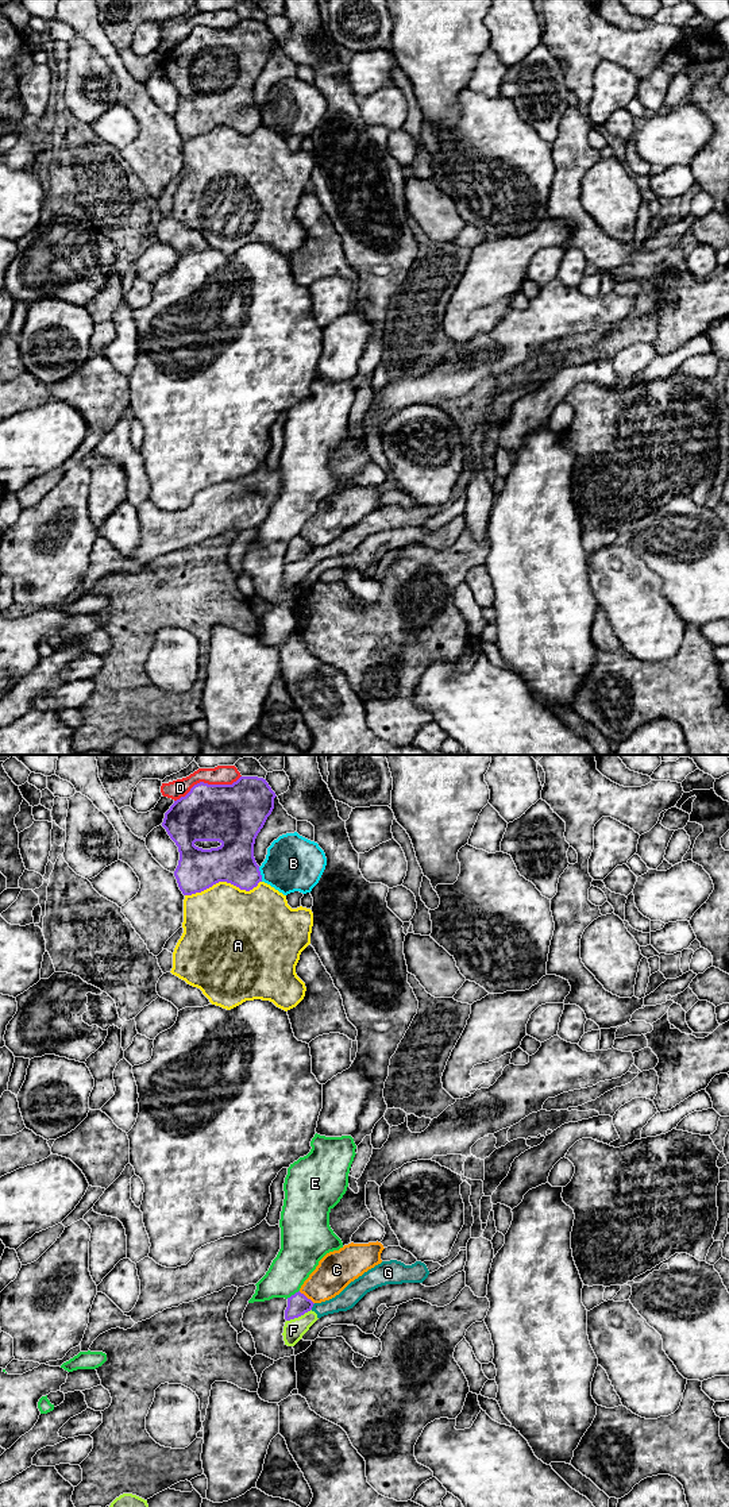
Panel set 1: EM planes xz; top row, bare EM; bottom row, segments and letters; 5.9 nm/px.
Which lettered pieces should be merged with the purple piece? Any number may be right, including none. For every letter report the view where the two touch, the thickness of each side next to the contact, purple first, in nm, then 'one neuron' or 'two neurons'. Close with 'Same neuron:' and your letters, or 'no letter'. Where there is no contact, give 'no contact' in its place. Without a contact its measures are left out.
A: xz | 240/460 nm | two neurons
B: xz | 240/340 nm | two neurons
C: xz | 130/220 nm | two neurons
D: xz | 360/110 nm | two neurons
E: xz | 130/240 nm | two neurons
F: xz | 130/130 nm | two neurons
G: xz | 130/110 nm | two neurons
Same neuron: no letter

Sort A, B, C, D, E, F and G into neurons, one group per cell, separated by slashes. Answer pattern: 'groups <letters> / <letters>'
groups A / B / C / D / E / F G

